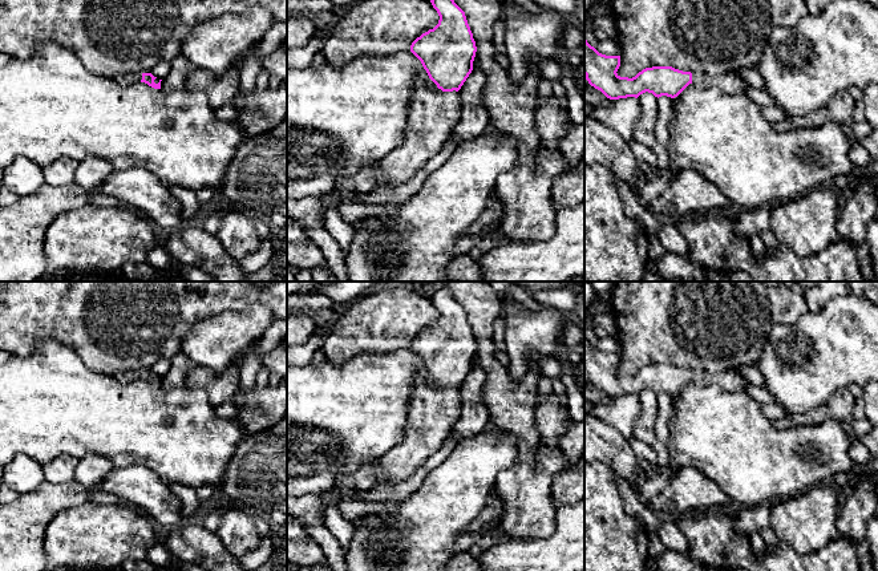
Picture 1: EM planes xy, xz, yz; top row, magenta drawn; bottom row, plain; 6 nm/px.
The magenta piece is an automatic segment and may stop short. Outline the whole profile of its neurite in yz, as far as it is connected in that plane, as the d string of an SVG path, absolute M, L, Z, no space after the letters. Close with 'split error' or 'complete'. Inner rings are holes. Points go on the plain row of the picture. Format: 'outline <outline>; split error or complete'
outline M584 336L586 377L610 397L638 396L646 389L658 396L661 393L675 396L689 381L697 385L717 385L728 392L746 392L750 385L741 376L741 370L736 369L711 374L700 369L683 369L672 364L652 364L628 376L616 370L619 364L620 353L602 352Z; split error

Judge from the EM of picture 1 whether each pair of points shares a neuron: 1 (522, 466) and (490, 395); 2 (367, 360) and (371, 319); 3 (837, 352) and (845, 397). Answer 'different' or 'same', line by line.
1: same
2: different
3: different

